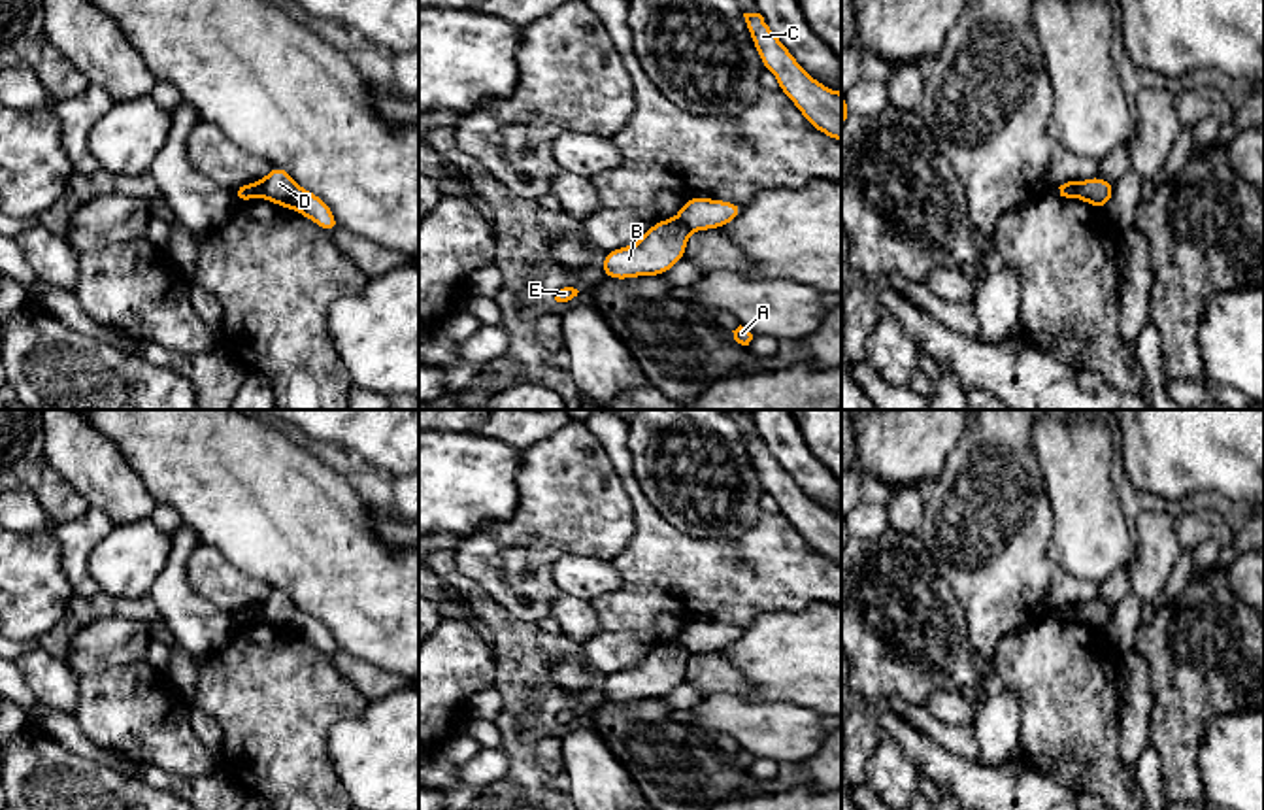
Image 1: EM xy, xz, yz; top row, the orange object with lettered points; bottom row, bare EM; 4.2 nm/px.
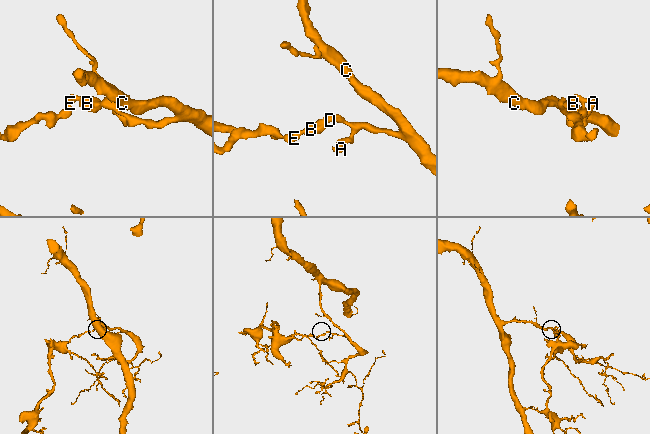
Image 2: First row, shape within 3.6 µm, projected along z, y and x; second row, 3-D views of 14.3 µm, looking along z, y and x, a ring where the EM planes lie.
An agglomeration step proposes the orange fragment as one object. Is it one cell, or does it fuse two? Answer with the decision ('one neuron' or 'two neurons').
two neurons

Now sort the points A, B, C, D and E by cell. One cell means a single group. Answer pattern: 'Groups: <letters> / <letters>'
Groups: A C D / B E

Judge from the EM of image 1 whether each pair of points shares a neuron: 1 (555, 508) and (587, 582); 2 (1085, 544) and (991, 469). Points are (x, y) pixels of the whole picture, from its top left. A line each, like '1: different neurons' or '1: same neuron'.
1: different neurons
2: different neurons

